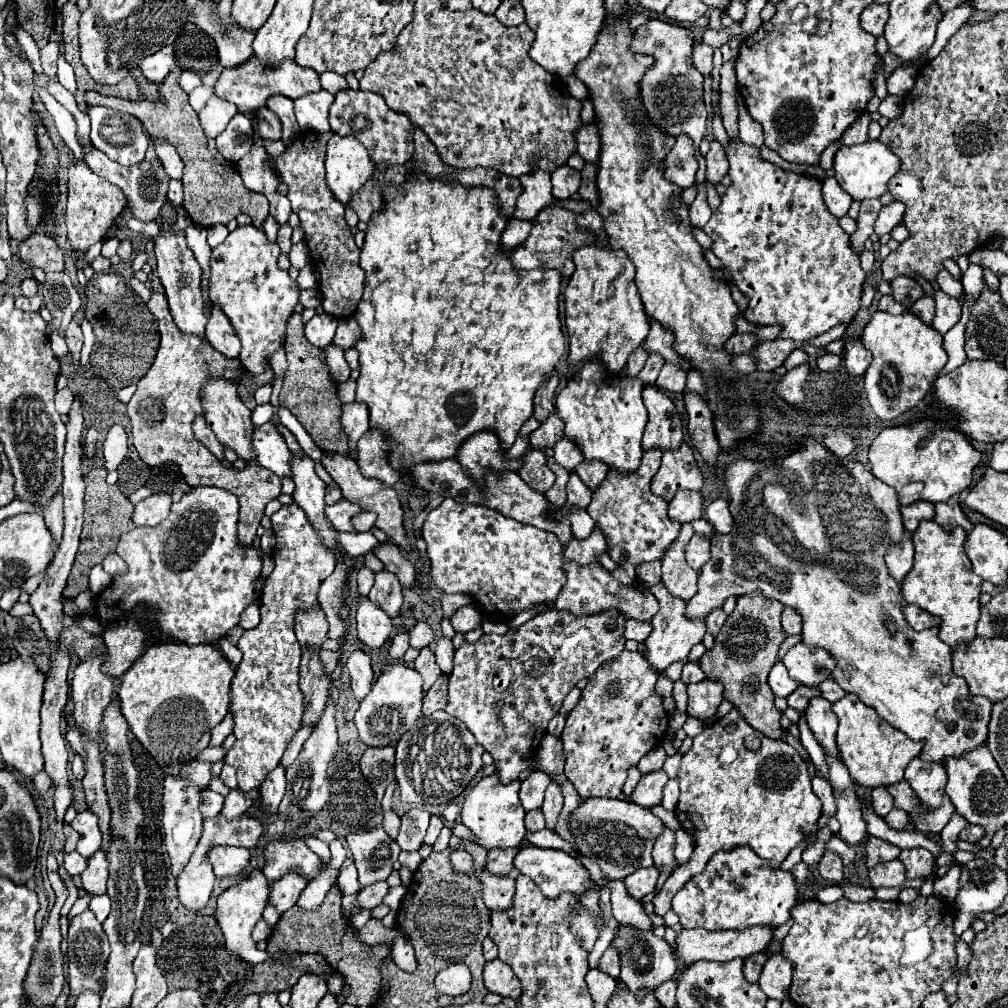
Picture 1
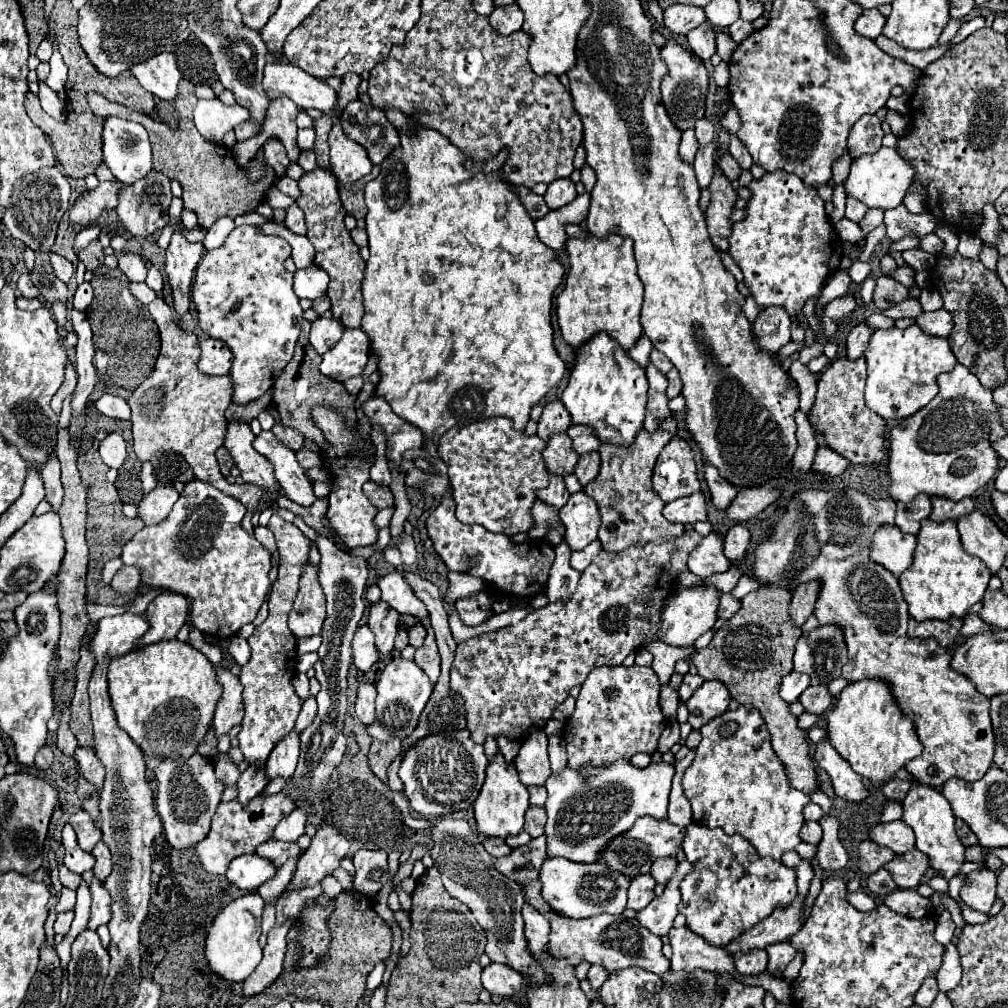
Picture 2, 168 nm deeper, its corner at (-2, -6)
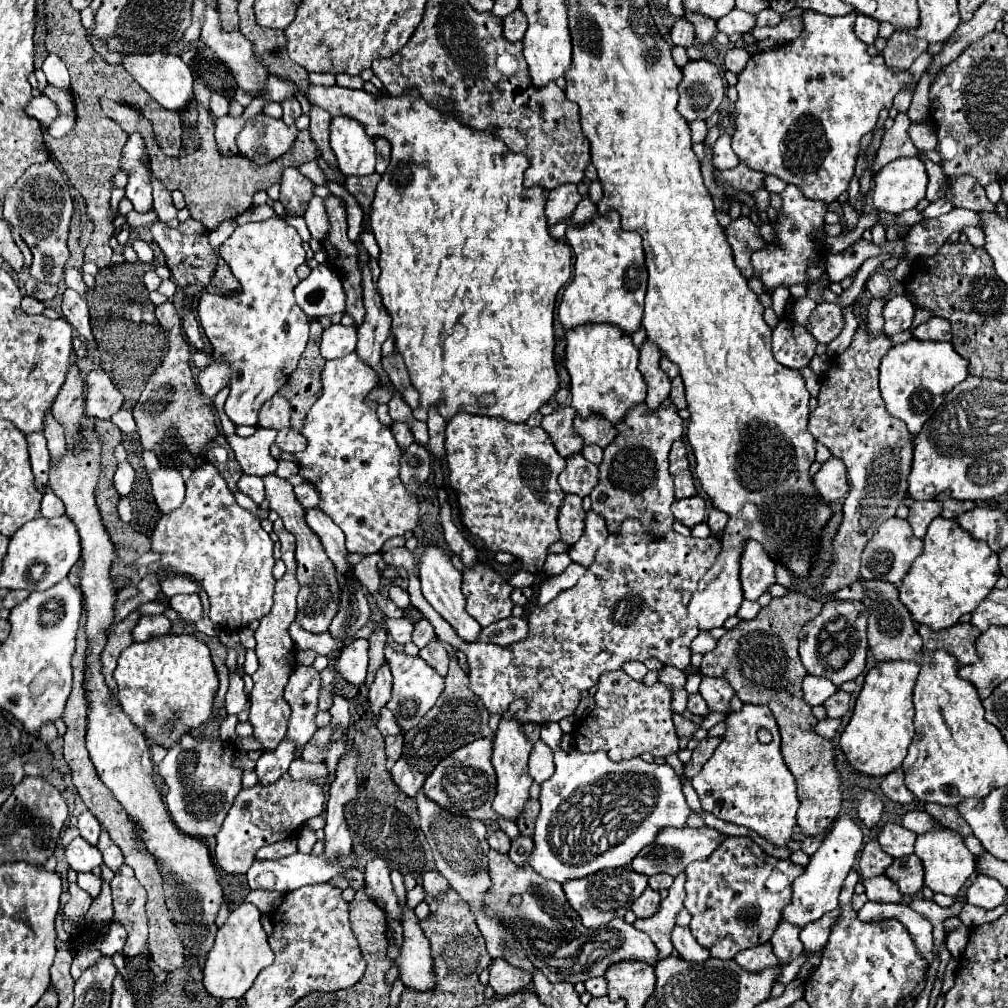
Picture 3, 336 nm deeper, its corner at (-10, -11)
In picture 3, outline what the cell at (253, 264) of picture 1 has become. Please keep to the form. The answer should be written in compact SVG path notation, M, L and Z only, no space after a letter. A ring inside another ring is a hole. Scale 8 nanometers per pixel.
M273 217L261 223L247 223L237 227L233 235L221 245L219 255L225 259L231 273L241 283L241 289L237 295L201 295L197 305L197 317L213 345L213 353L229 361L233 369L229 383L231 391L225 401L227 417L235 425L255 425L259 409L283 387L283 383L287 383L289 375L297 369L297 363L307 347L309 317L303 315L293 297L293 289L299 283L295 269L305 263L305 249L301 245L299 233L283 219Z

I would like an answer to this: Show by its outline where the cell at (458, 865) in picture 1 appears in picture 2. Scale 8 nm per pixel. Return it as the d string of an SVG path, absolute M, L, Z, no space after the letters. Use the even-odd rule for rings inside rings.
M439 816L431 826L429 838L431 858L435 862L435 868L439 866L445 890L453 898L463 902L485 930L487 936L485 954L489 956L489 960L515 968L517 972L523 974L527 984L541 986L543 982L547 982L549 974L539 966L539 962L535 962L535 958L531 958L531 954L527 954L527 940L521 916L521 908L525 904L523 890L521 886L517 886L517 882L505 878L495 870L493 866L495 858L487 854L487 850L483 848L477 830L467 820Z

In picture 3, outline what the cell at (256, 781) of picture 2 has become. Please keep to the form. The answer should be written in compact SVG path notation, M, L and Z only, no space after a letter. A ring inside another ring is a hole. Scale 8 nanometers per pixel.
M283 739L283 743L279 743L279 747L275 751L265 751L255 767L257 779L263 785L271 785L275 783L287 769L289 763L295 759L295 747L291 747L291 743L287 743Z

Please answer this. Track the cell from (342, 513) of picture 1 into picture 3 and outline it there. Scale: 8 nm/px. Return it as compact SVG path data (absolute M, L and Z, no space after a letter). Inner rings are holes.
M353 351L343 359L325 363L321 385L323 395L309 409L301 431L309 441L307 449L295 455L301 467L299 475L321 493L317 507L341 527L349 553L379 553L385 541L415 529L419 503L399 479L401 449L391 429L377 419L377 405L369 407L363 401L377 387L377 375Z

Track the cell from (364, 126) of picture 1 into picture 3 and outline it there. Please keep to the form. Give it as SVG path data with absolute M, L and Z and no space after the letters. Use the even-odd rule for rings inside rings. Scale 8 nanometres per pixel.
M373 137L373 143L377 147L377 173L383 173L389 165L389 155L391 155L391 143L383 137Z

